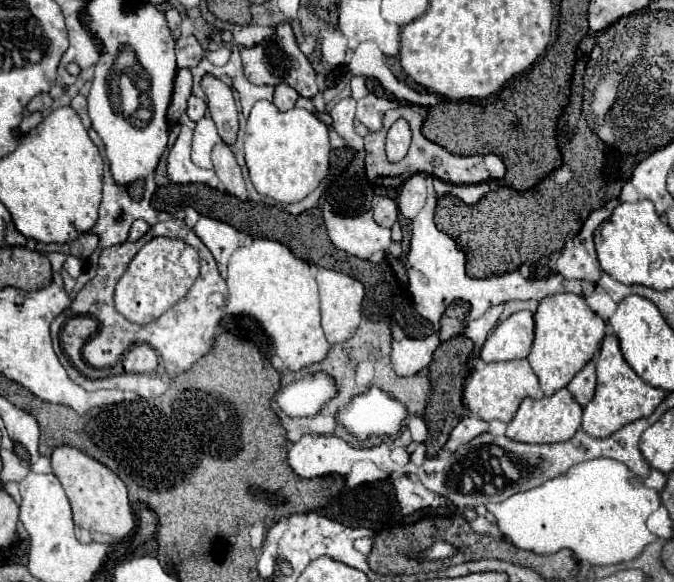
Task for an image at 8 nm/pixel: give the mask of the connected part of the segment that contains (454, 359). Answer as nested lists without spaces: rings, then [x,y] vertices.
[[[458,335],[458,337],[452,337],[450,341],[440,343],[440,347],[434,351],[434,357],[430,363],[430,373],[428,373],[428,379],[432,383],[432,395],[430,395],[428,407],[424,411],[424,421],[428,425],[428,439],[424,445],[428,449],[428,457],[434,457],[444,447],[450,431],[460,421],[462,383],[468,373],[468,361],[472,357],[472,351],[474,351],[474,343],[464,335]]]

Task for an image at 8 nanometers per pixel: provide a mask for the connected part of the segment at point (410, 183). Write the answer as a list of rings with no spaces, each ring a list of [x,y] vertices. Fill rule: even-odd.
[[[416,173],[404,183],[398,195],[398,209],[406,219],[414,219],[426,203],[426,176]]]

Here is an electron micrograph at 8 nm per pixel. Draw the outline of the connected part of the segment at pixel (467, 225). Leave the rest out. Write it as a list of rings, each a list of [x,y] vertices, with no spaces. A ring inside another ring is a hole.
[[[584,59],[576,65],[572,79],[570,103],[558,119],[560,149],[566,149],[566,165],[572,169],[572,181],[556,185],[552,175],[540,181],[534,189],[518,193],[510,187],[500,187],[484,195],[478,203],[466,205],[458,197],[444,195],[436,207],[436,225],[442,233],[450,235],[458,249],[466,255],[466,273],[470,277],[494,277],[516,271],[526,261],[536,263],[556,251],[562,251],[568,239],[578,235],[586,217],[606,205],[608,197],[602,195],[602,167],[604,143],[594,135],[582,115],[582,71]],[[582,177],[582,187],[580,187]]]

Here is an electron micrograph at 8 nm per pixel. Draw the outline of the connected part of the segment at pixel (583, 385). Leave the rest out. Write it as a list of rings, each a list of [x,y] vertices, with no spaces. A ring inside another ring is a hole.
[[[590,361],[586,363],[586,367],[570,381],[568,391],[572,393],[572,397],[580,403],[580,407],[586,407],[588,401],[592,399],[596,389],[596,363]]]

